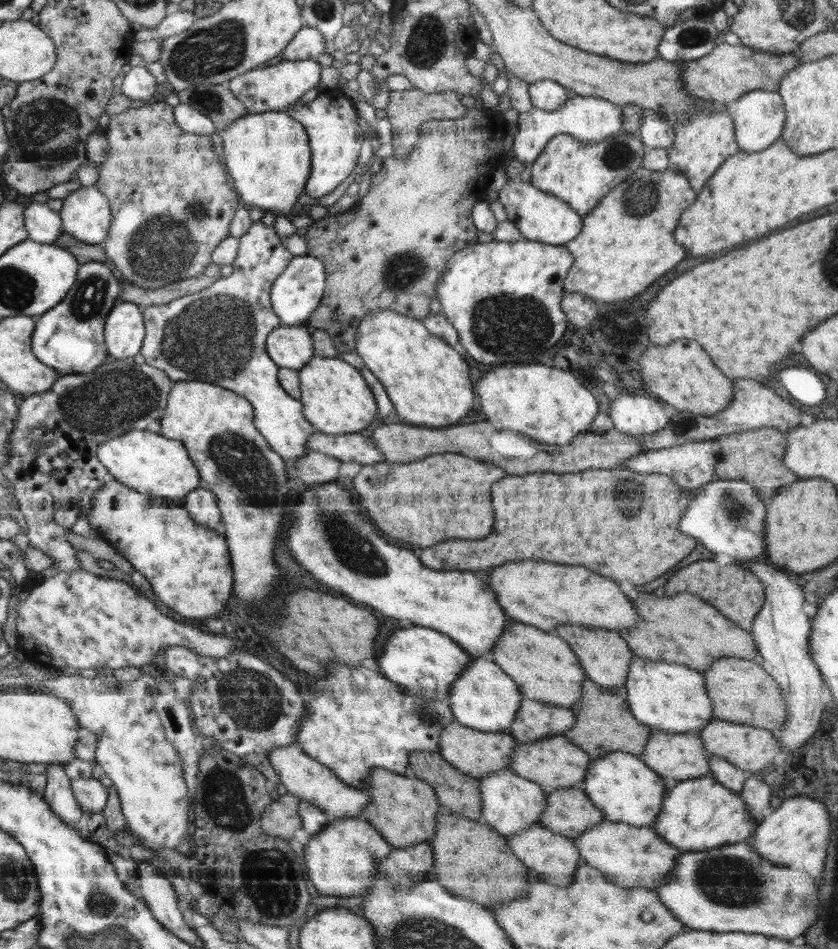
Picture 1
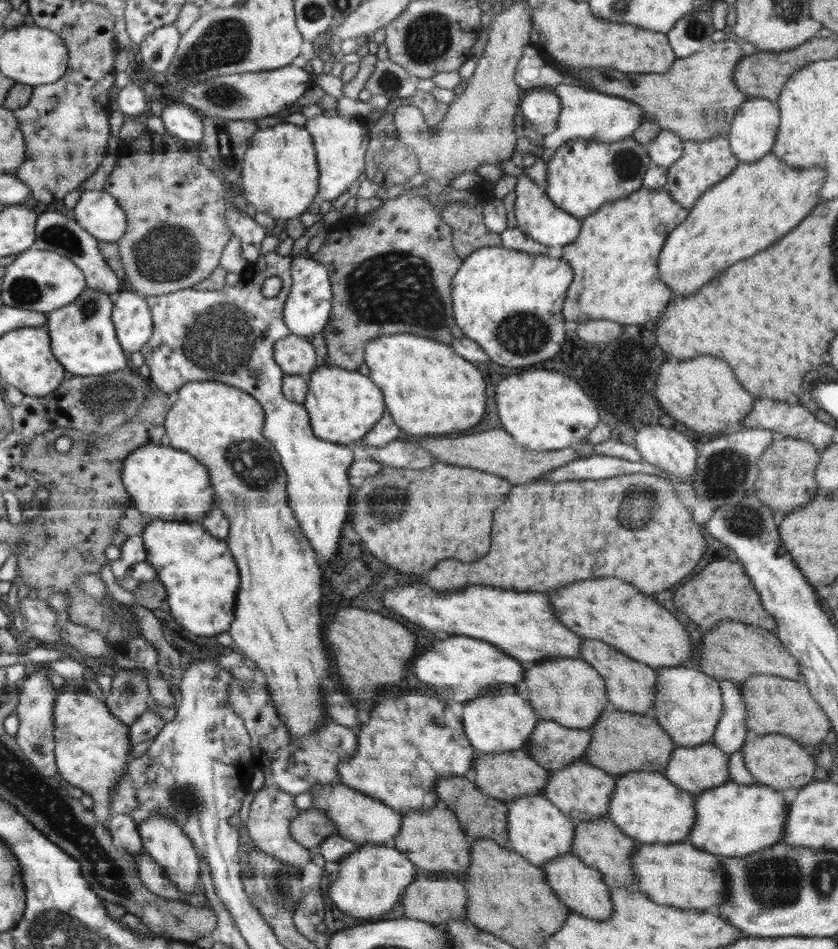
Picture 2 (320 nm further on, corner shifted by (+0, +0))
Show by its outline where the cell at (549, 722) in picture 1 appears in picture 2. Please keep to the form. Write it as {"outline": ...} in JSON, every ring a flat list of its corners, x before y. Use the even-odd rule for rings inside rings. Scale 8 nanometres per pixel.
{"outline":[[540,719,525,748,532,760,550,772,583,758,590,741,589,729,566,728,552,720]]}

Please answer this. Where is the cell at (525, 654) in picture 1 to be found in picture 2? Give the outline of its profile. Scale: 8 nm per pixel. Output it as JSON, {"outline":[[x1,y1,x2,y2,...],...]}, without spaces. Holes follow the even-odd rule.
{"outline":[[557,657,524,670,529,702,541,720,552,720,566,728,590,729,608,704,604,679,581,658]]}

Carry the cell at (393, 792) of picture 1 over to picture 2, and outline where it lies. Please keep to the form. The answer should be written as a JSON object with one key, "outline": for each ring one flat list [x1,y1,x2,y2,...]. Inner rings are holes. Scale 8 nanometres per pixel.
{"outline":[[441,805,428,810,411,808,402,816,403,821,394,846,404,853,419,870,430,871,432,874,453,872,457,879,463,883,471,864,472,844,470,838,461,829,458,816,451,809]]}

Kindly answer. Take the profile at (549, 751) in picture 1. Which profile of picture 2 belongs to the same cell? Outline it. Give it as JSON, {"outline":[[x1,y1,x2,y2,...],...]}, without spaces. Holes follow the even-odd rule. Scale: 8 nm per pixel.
{"outline":[[581,758,562,770,550,771,549,781,546,783,542,796,575,822,591,822,591,820,608,816,610,797,615,789,615,779,615,776]]}

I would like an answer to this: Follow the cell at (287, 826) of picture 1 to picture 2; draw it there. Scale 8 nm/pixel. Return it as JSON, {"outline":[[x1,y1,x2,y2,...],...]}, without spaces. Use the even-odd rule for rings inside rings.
{"outline":[[305,809,289,825,291,837,307,849,319,846,329,836,339,834,335,822,318,809]]}

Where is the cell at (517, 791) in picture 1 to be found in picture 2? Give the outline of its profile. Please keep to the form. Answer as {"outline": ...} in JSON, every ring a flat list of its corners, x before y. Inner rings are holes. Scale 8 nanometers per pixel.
{"outline":[[524,794,524,797,514,799,507,806,509,847,530,864,542,867,557,856,572,853,576,822,565,812,558,810,550,800,543,798,542,794]]}

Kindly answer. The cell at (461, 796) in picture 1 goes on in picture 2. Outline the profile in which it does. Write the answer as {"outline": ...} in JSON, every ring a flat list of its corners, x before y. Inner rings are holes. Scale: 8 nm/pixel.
{"outline":[[449,776,441,778,435,784,437,801,444,807,451,809,459,819,461,829,470,838,490,838,500,846,509,846,508,840,508,819,509,808,507,804,492,797,482,794,468,776]]}

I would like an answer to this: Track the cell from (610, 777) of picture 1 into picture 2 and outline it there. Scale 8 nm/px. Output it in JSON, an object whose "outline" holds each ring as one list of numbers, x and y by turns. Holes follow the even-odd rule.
{"outline":[[629,772,615,779,608,817,637,842,672,844,688,842,695,823,695,797,672,784,663,773]]}

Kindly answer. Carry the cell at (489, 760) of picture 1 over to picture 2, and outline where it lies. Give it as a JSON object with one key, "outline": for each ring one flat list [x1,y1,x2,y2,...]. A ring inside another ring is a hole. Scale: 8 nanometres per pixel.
{"outline":[[526,748,508,752,475,751,470,777,482,794,508,804,524,794,542,794,549,781,549,771,529,757]]}

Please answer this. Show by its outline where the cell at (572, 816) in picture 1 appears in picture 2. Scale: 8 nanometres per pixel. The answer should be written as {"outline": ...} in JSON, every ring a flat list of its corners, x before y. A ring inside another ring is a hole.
{"outline":[[603,816,591,822,576,822,571,852,584,864,597,868,603,874,603,881,609,889,615,886,634,888,635,874,631,858,637,845,635,839,624,834,623,830,618,825,614,825,608,816]]}

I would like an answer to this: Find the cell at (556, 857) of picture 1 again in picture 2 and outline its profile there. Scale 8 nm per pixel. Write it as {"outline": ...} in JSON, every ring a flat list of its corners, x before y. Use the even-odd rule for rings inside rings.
{"outline":[[573,853,557,856,543,864,547,883,556,896,573,912,579,912,592,920,608,920,613,911,608,885,603,881,603,874,597,869,584,864]]}

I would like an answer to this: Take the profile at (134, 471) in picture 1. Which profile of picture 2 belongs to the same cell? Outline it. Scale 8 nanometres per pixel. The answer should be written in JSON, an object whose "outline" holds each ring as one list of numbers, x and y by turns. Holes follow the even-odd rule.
{"outline":[[146,443,127,457,122,482,132,497,134,508,144,517,168,522,199,522,213,506,209,470,190,454,169,446]]}

